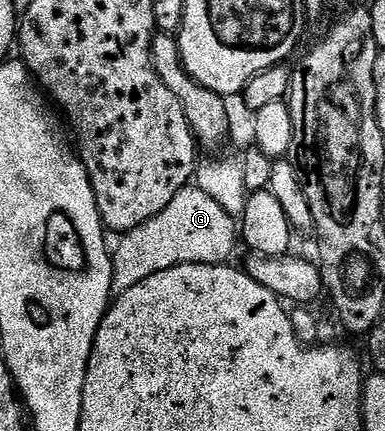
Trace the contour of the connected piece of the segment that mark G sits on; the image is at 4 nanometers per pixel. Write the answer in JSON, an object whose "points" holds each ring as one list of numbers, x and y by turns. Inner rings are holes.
{"points":[[190,184,174,195,161,214,124,233,120,240,112,253,114,295,173,265,228,263,239,246,239,224,213,197,198,185]]}

